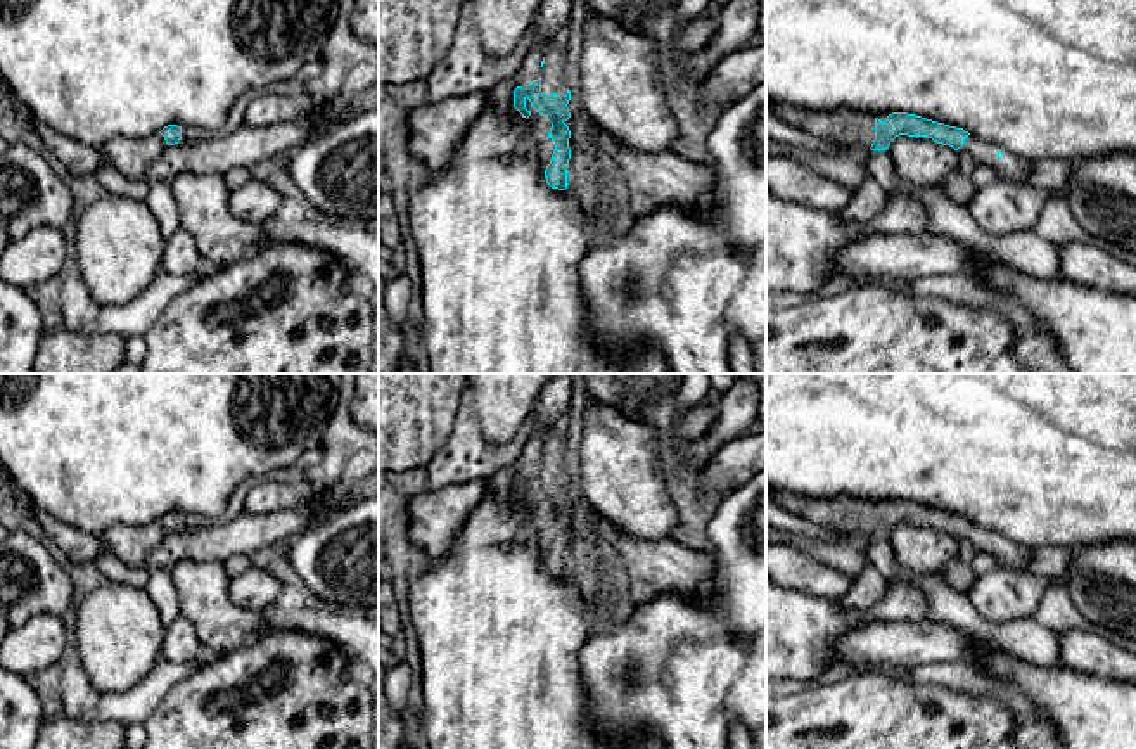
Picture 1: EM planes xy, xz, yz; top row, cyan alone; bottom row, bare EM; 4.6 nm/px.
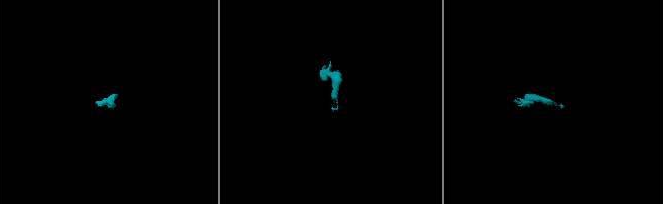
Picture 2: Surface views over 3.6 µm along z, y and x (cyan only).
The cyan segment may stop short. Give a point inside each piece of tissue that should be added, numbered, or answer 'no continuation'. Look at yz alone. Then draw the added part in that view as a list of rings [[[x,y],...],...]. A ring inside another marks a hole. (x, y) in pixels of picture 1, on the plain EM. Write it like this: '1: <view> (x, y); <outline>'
1: yz (844, 514); [[[776,491],[771,500],[788,512],[823,528],[851,533],[871,535],[875,528],[875,505],[849,496],[832,500],[804,498],[792,493]]]
2: yz (1012, 556); [[[968,522],[965,526],[963,535],[958,536],[956,540],[960,541],[961,538],[968,538],[972,545],[977,548],[977,552],[992,554],[996,557],[998,566],[1015,571],[1027,571],[1029,567],[1027,550],[1010,538],[1005,538],[1005,545],[999,547],[998,545],[999,536],[1001,535],[992,529],[984,529]]]

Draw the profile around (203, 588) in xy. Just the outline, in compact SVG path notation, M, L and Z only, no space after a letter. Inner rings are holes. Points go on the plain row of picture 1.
M178 560L169 567L180 599L180 614L188 619L206 656L223 656L249 640L277 631L261 611L239 607L230 599L230 576L223 562Z

